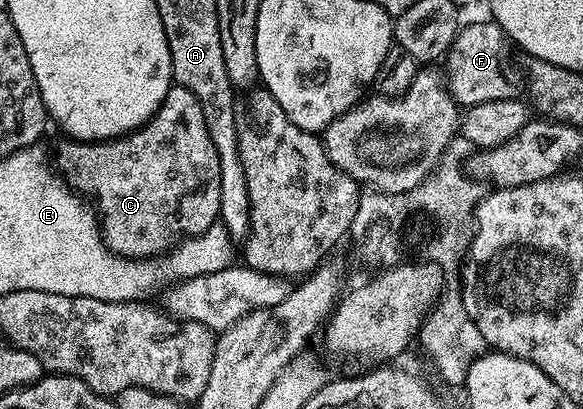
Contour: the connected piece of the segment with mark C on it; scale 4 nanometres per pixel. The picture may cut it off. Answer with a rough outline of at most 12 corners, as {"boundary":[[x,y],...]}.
{"boundary":[[175,84],[151,121],[68,139],[112,252],[147,258],[219,220],[221,162]]}

